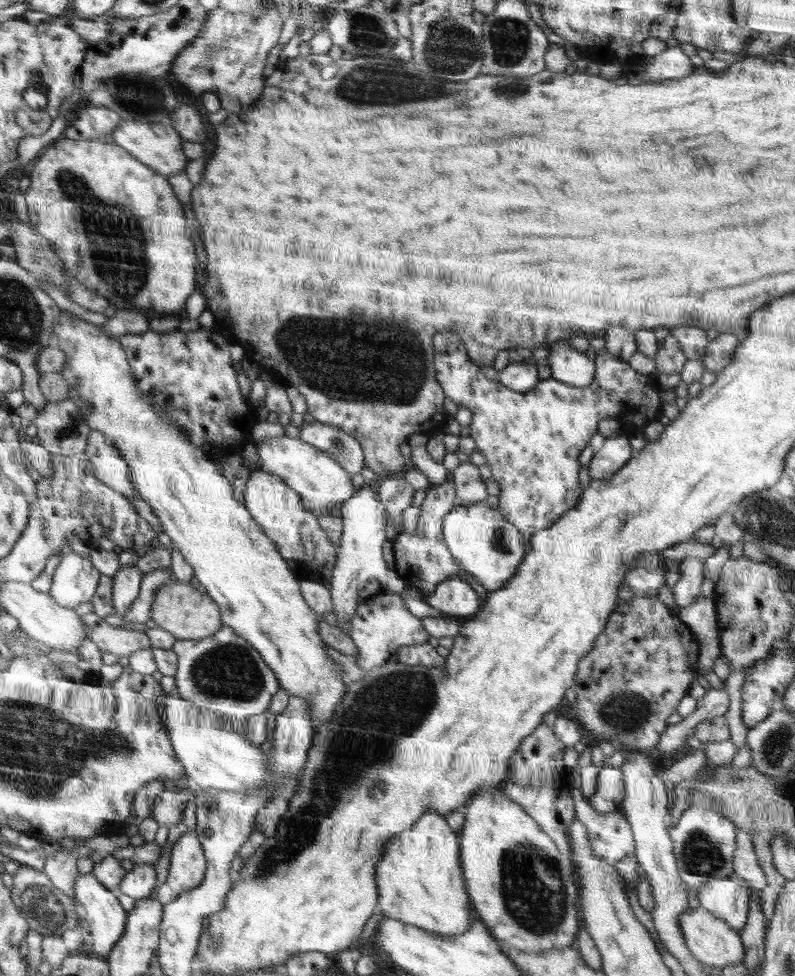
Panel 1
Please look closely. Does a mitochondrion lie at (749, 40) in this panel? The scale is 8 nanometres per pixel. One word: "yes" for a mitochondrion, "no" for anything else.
no

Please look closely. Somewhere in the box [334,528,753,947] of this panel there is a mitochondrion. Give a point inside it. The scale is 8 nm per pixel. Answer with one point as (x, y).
(533, 888)

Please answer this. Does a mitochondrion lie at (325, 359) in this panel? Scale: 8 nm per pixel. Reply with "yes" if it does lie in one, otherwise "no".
yes

